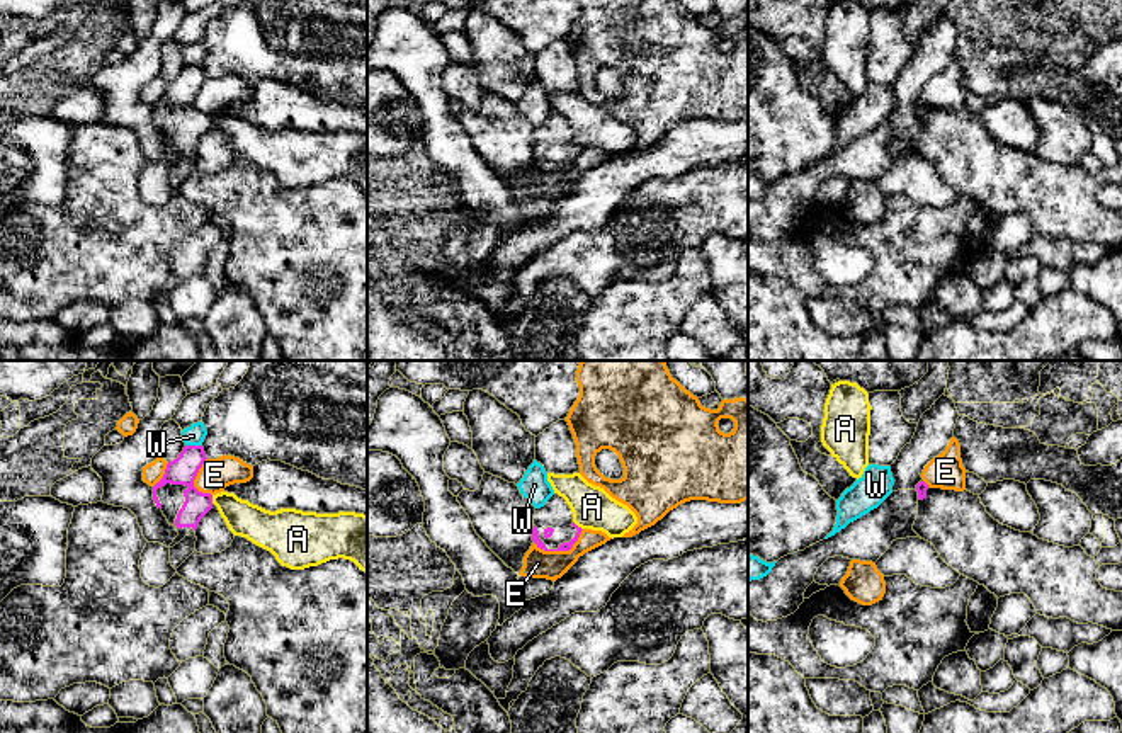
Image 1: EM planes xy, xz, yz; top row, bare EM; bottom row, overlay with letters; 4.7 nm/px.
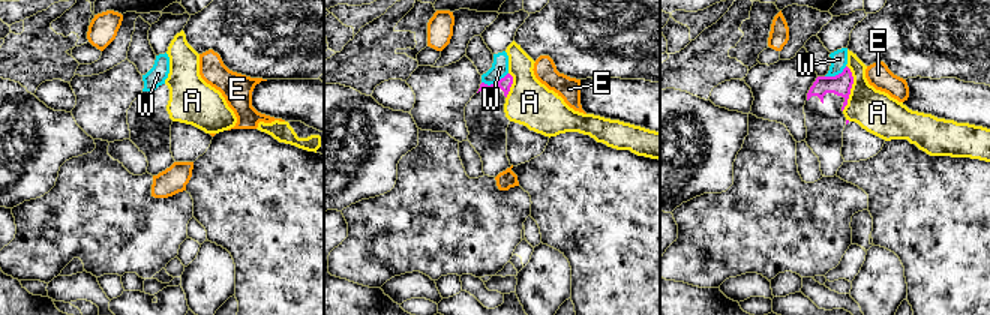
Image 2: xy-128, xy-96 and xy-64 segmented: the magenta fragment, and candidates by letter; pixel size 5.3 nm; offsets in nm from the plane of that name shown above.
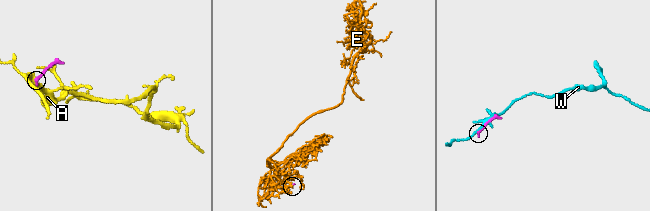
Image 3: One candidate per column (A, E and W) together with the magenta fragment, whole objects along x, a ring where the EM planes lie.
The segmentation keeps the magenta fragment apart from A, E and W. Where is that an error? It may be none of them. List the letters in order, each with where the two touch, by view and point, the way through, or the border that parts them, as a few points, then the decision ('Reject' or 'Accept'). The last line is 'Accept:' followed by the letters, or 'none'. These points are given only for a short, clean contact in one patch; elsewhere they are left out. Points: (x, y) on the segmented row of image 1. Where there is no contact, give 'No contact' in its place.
A: Touches magenta at xz (577, 526). Boundary: xz (573, 521), (582, 529). Reject
E: Touches magenta at xz (561, 550). Boundary: xz (583, 529), (568, 550), (541, 550), (534, 543). Reject
W: Touches magenta at xy (194, 446). Reject
Accept: none

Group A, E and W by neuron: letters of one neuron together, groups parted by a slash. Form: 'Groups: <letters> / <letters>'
Groups: A / E / W

